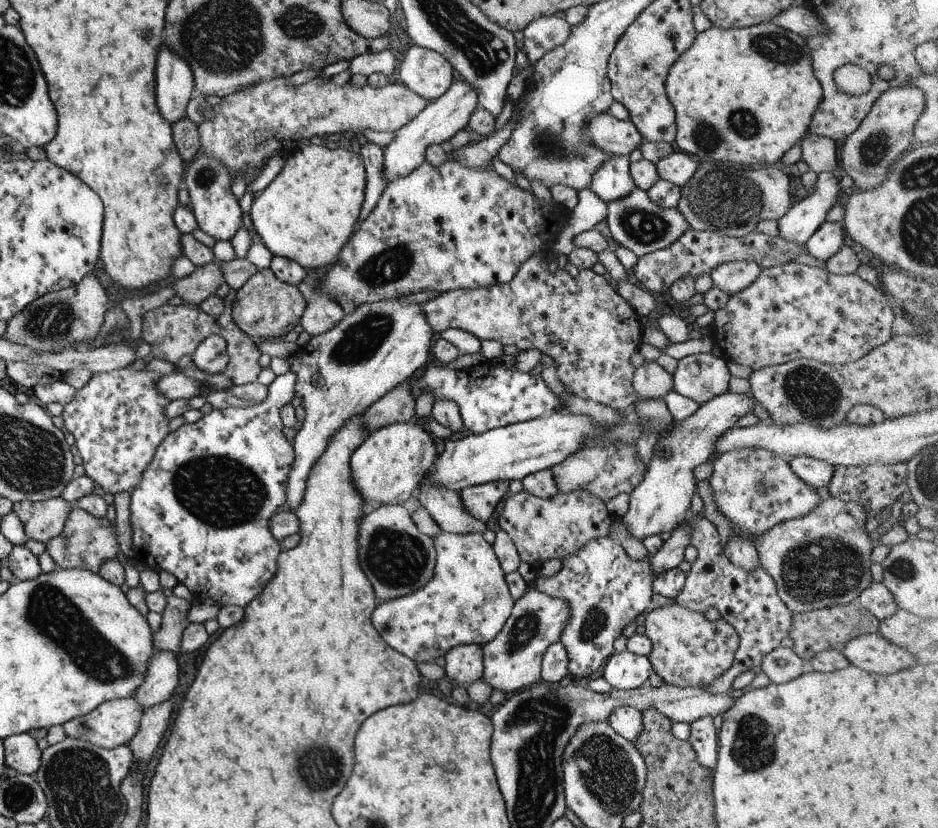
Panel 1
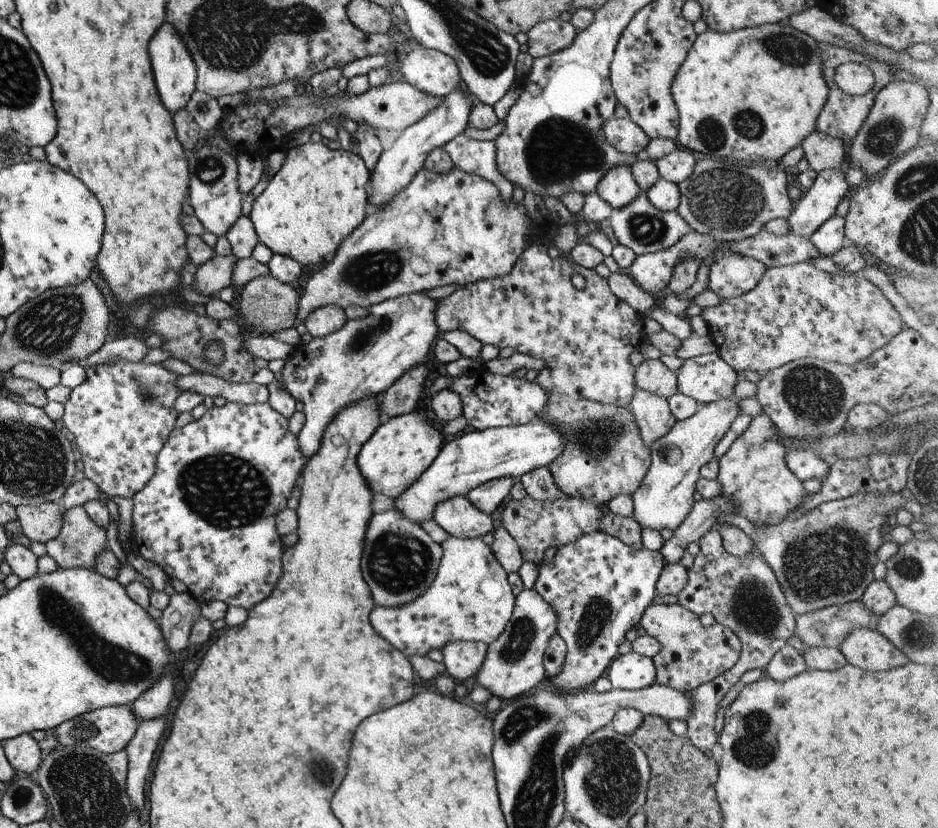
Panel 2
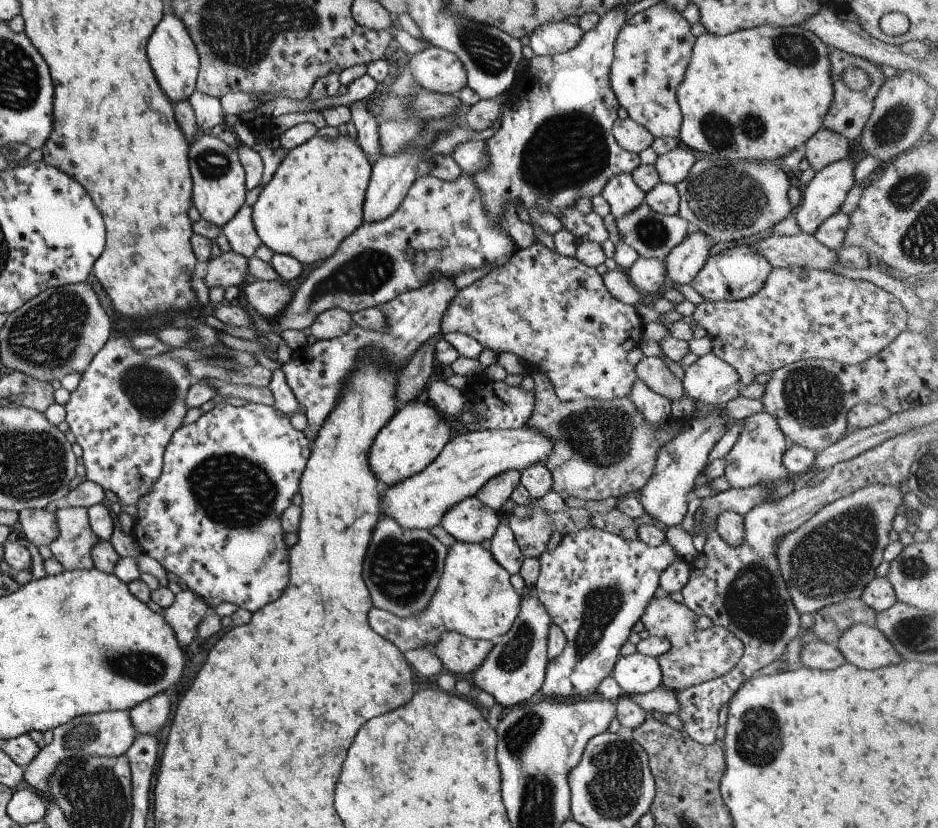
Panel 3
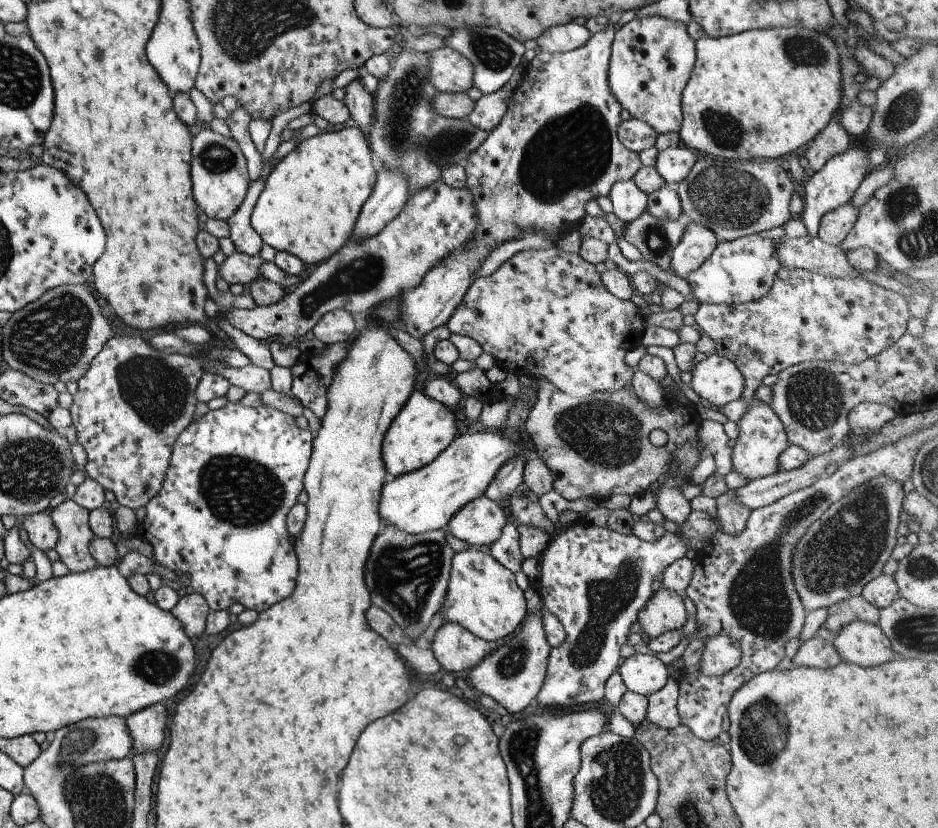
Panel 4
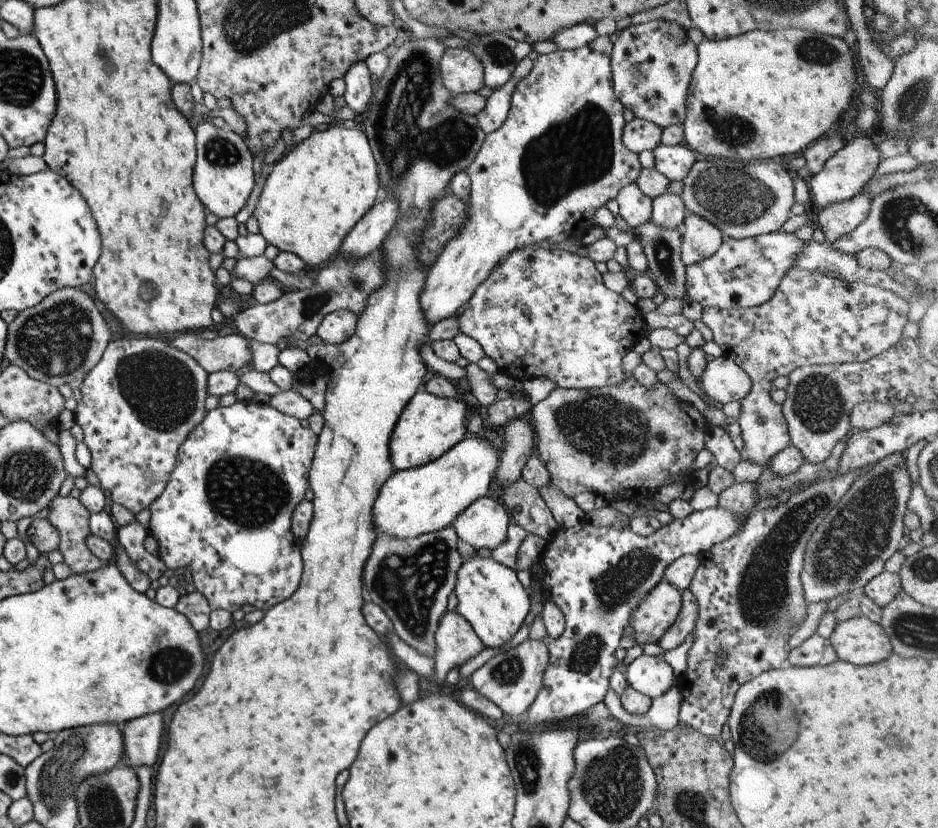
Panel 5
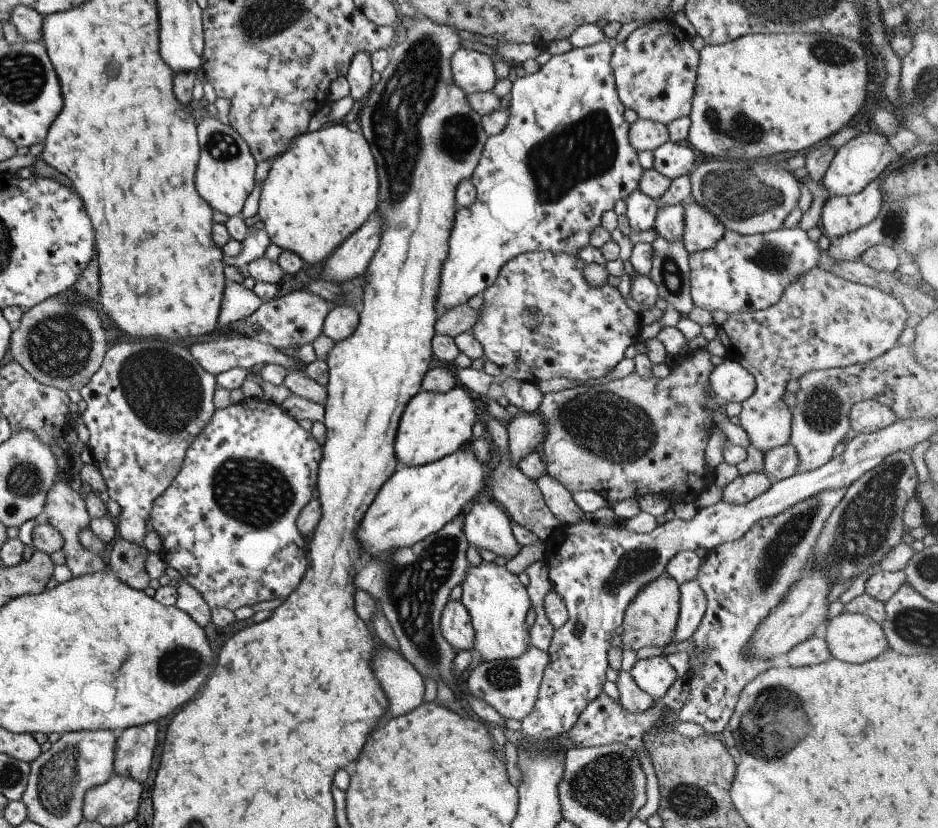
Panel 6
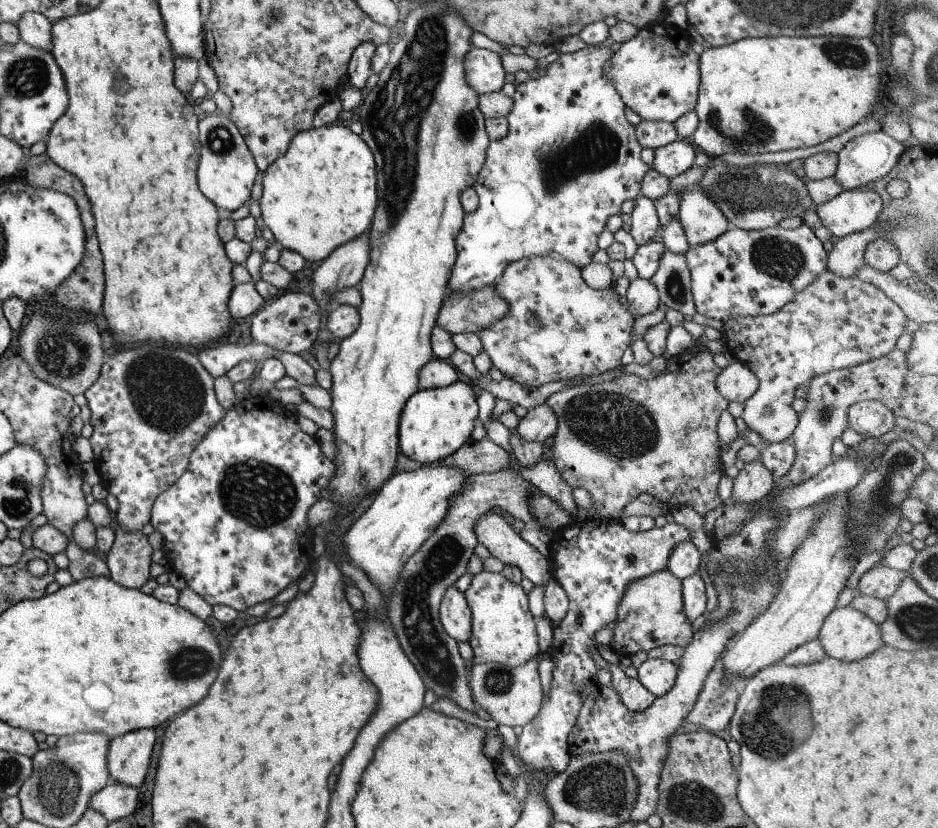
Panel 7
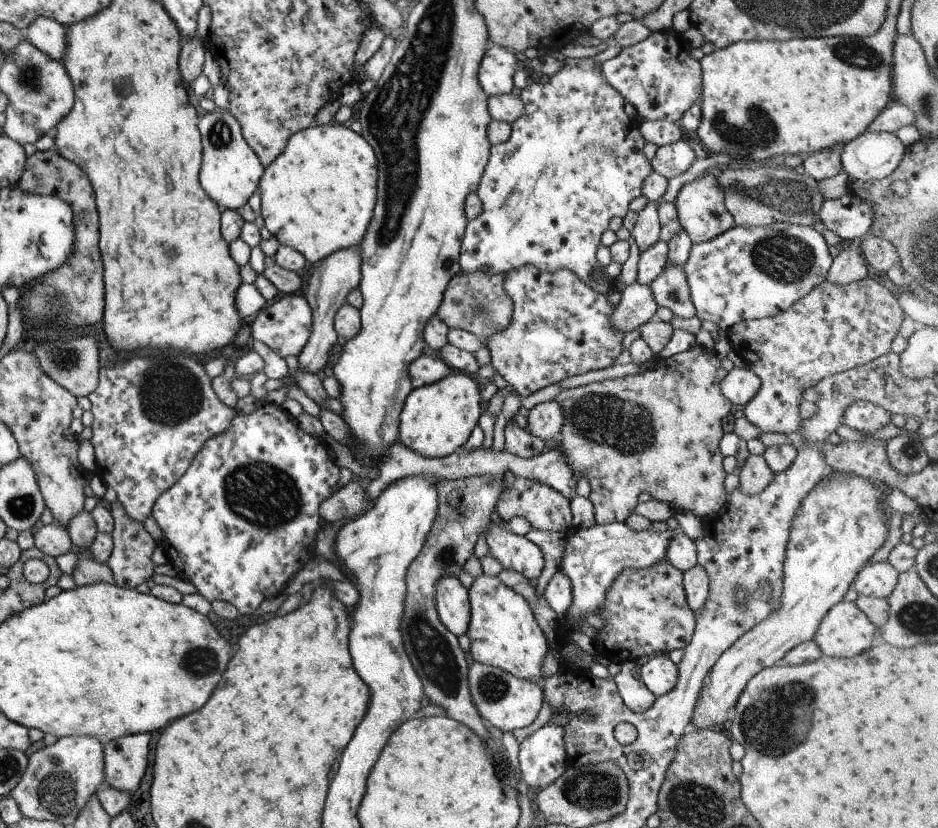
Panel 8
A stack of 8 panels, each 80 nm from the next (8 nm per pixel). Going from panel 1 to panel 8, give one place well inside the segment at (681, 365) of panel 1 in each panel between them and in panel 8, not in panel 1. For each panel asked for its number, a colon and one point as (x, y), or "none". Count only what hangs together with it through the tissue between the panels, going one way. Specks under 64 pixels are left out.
2: (707, 378)
3: (709, 380)
4: (715, 379)
5: (722, 381)
6: (730, 382)
7: (736, 383)
8: (739, 386)

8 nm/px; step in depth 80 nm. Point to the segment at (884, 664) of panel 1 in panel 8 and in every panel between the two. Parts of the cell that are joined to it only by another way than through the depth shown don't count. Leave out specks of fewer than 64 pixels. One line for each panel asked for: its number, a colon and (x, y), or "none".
2: (865, 649)
3: (861, 646)
4: (860, 643)
5: (857, 640)
6: (850, 637)
7: (846, 634)
8: (843, 631)

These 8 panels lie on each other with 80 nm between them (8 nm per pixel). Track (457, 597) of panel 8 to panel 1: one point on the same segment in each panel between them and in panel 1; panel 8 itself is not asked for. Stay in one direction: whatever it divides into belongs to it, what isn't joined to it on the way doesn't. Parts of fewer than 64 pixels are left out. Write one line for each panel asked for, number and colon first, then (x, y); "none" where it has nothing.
1: (463, 663)
2: (461, 659)
3: (459, 655)
4: (455, 649)
5: (456, 641)
6: (455, 627)
7: (454, 614)

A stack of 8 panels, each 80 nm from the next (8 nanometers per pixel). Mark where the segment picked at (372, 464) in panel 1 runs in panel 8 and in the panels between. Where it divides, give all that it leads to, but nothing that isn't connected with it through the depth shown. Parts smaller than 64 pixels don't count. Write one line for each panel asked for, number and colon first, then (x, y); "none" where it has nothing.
2: (402, 448)
3: (413, 437)
4: (424, 427)
5: (428, 426)
6: (433, 425)
7: (434, 423)
8: (436, 419)

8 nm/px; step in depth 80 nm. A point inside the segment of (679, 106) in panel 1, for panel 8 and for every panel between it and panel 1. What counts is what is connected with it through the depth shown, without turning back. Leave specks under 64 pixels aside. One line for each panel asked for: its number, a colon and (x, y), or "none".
2: (753, 94)
3: (741, 99)
4: (762, 93)
5: (760, 94)
6: (762, 93)
7: (756, 95)
8: (798, 96)

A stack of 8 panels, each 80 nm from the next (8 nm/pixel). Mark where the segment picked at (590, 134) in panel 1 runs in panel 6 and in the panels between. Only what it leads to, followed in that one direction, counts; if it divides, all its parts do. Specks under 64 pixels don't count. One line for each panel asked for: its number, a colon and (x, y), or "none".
2: (623, 135)
3: (629, 136)
4: (635, 135)
5: (638, 134)
6: (643, 134)

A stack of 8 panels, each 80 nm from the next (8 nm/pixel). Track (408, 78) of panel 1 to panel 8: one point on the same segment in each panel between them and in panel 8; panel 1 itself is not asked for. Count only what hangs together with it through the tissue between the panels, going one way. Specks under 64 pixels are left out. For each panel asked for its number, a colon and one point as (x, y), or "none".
2: (430, 71)
3: (436, 70)
4: (449, 72)
5: (461, 71)
6: (473, 71)
7: (483, 72)
8: (497, 66)

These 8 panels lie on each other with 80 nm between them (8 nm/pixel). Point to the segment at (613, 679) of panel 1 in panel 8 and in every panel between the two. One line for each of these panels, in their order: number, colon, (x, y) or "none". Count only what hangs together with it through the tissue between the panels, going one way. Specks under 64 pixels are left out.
2: (632, 671)
3: (636, 674)
4: (643, 674)
5: (649, 675)
6: (653, 675)
7: (656, 675)
8: (659, 674)

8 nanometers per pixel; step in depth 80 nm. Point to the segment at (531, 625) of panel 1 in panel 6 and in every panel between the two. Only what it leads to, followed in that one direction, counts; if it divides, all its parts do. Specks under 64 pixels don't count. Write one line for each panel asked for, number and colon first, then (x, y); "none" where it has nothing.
2: (513, 665)
3: (513, 671)
4: (512, 675)
5: (511, 679)
6: (511, 687)

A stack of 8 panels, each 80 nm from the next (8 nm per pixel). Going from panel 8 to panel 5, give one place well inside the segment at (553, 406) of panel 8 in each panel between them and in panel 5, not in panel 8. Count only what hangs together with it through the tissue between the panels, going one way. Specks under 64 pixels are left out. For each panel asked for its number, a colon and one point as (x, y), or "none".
5: (517, 438)
6: (525, 432)
7: (539, 423)

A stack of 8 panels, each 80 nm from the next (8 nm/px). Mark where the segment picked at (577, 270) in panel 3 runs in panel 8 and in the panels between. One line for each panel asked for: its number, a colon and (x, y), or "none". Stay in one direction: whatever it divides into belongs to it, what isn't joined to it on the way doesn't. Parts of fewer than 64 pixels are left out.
4: (545, 313)
5: (541, 312)
6: (539, 320)
7: (557, 327)
8: (559, 328)

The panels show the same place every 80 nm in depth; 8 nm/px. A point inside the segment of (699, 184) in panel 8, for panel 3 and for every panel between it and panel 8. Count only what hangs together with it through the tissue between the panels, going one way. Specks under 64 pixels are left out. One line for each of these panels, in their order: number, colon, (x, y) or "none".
3: (682, 264)
4: (697, 243)
5: (699, 238)
6: (701, 230)
7: (701, 221)

